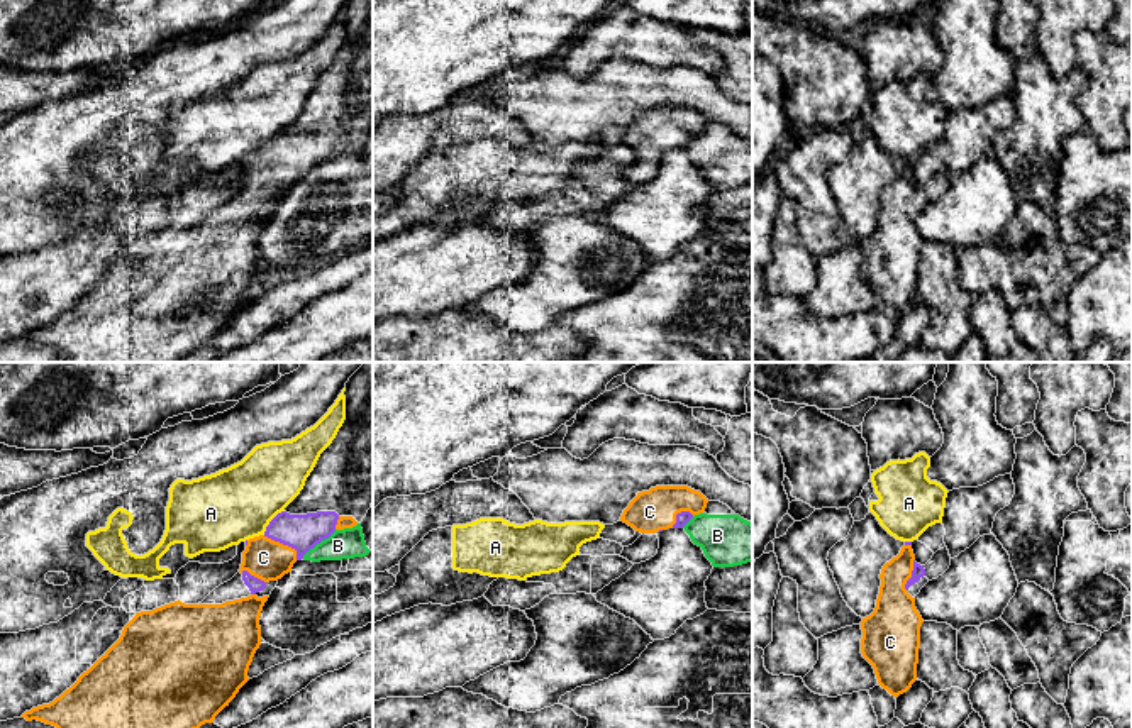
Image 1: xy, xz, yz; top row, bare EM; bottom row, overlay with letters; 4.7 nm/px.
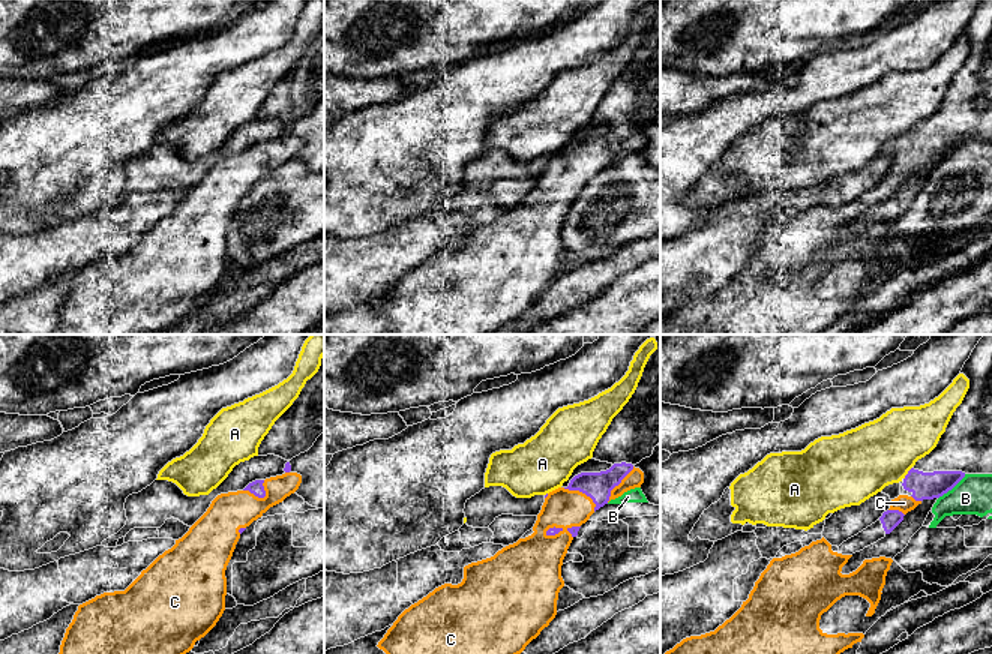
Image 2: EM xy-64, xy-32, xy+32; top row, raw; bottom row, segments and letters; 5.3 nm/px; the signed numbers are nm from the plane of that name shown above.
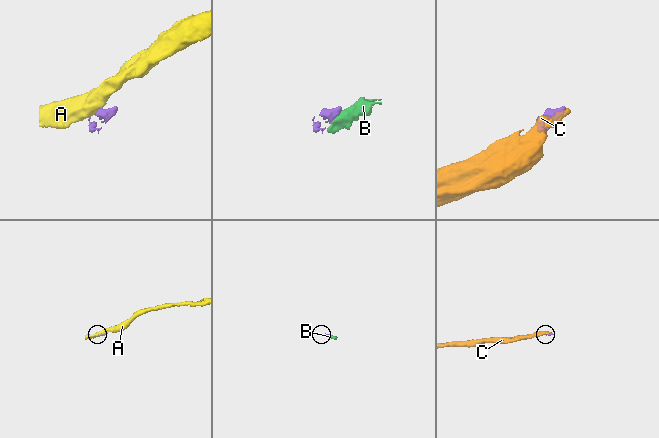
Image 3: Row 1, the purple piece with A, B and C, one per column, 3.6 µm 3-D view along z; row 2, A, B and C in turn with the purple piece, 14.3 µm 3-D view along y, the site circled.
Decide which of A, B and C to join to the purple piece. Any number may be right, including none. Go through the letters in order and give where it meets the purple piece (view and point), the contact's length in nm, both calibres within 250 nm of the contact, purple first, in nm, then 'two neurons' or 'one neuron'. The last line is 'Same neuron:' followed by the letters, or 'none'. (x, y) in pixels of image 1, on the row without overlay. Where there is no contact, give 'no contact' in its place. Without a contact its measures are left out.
A: meets purple in xy at (270, 143); contact 160 nm long; 180 nm thick on the purple side, 360 nm on the other; two neurons
B: meets purple in xy at (319, 163); contact 220 nm long; 180 nm thick on the purple side, 140 nm on the other; two neurons
C: meets purple in xy at (283, 165); contact 200 nm long; 180 nm thick on the purple side, 190 nm on the other; one neuron
Same neuron: C

